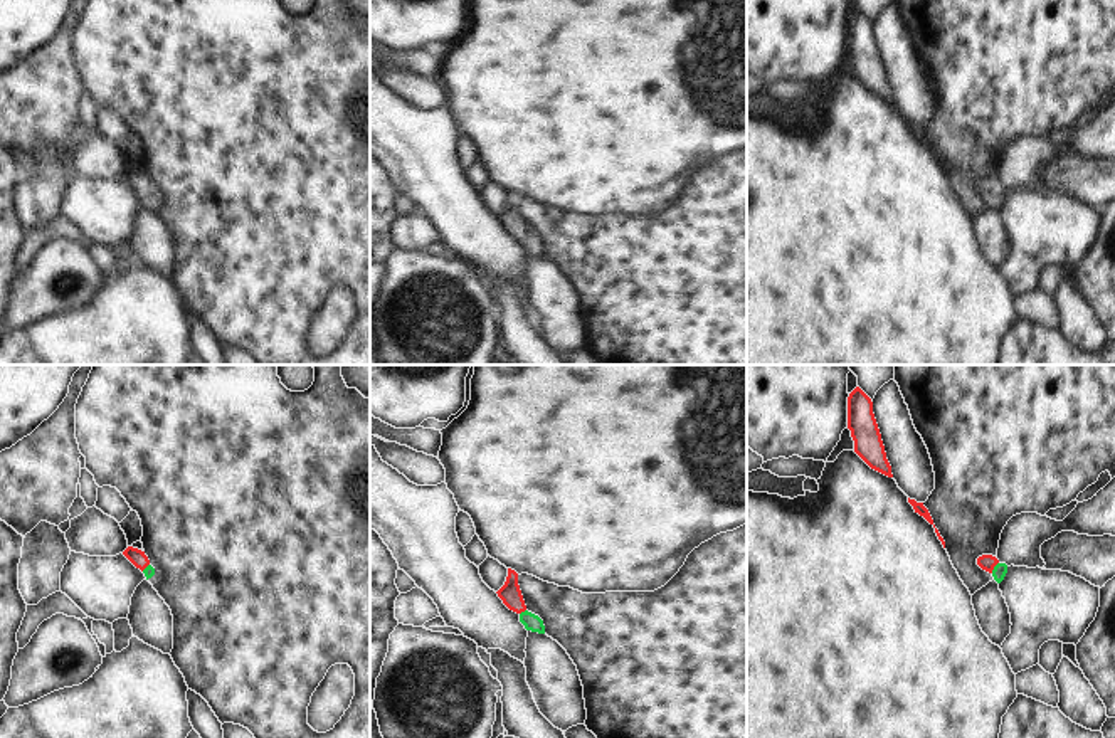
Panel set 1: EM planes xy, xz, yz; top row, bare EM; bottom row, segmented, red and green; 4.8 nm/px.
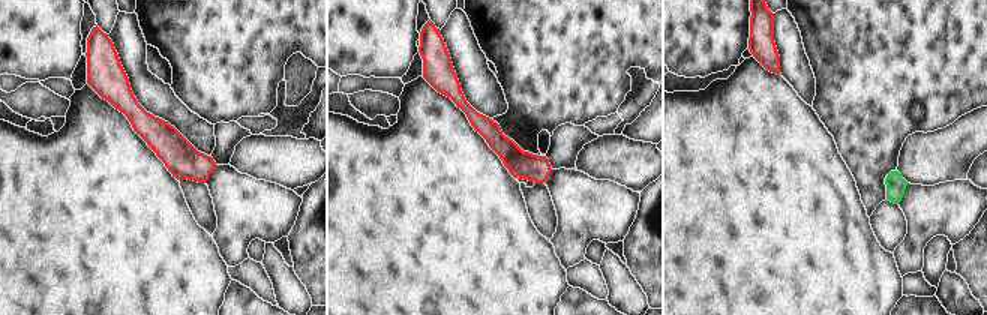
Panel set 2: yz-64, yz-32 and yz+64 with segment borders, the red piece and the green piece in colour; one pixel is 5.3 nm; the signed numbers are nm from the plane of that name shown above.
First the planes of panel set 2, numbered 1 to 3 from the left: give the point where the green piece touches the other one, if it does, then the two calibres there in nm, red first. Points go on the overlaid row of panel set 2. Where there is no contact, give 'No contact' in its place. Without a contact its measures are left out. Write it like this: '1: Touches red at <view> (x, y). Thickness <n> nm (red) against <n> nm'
1: No contact
2: No contact
3: No contact

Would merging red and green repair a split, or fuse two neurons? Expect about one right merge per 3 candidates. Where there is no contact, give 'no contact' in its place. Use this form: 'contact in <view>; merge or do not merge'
contact in yz; merge

